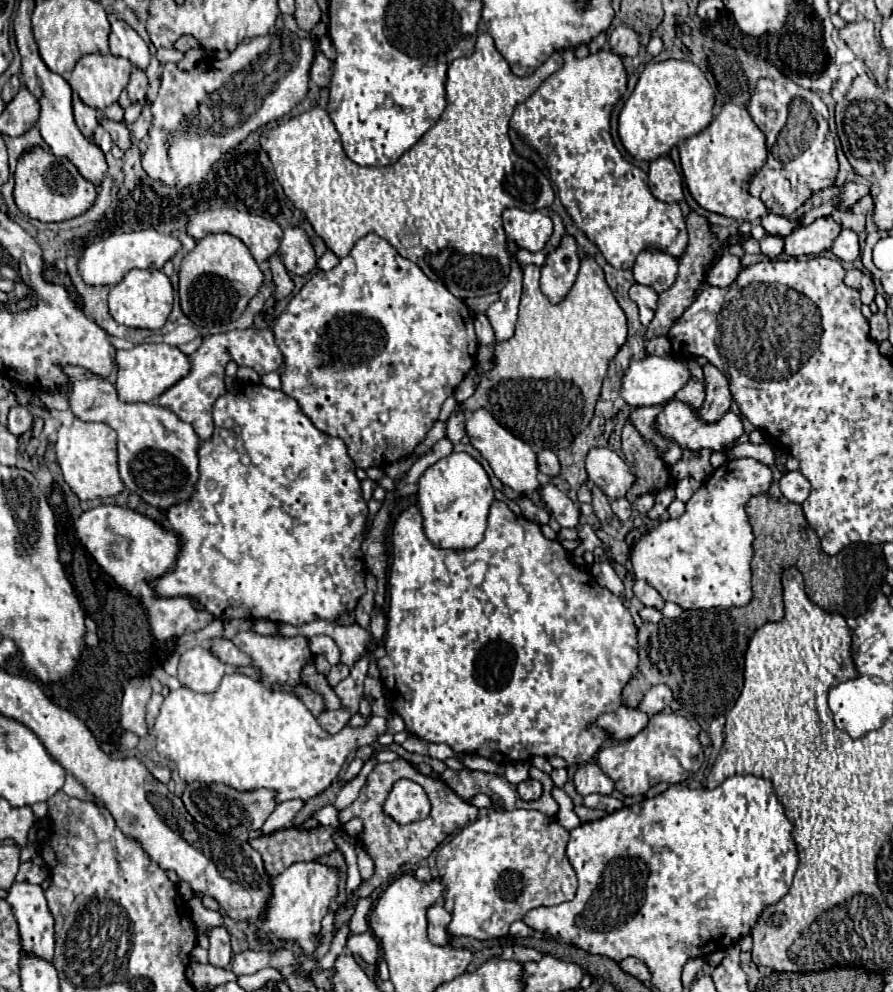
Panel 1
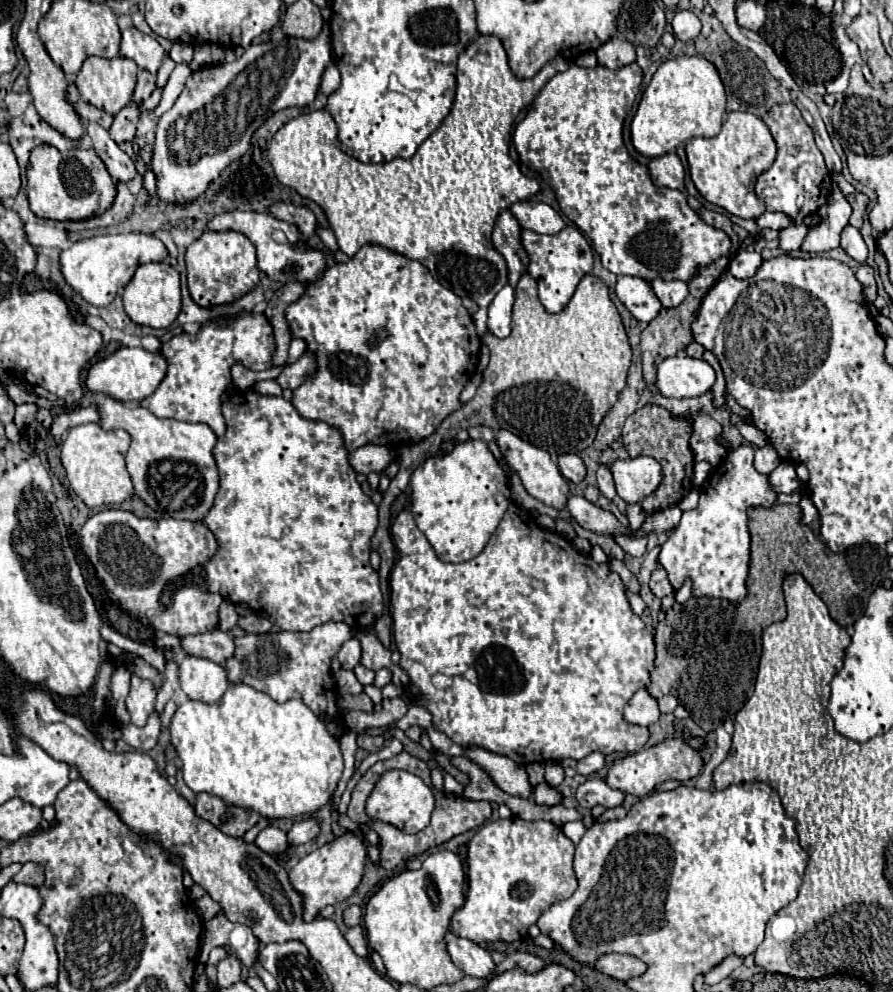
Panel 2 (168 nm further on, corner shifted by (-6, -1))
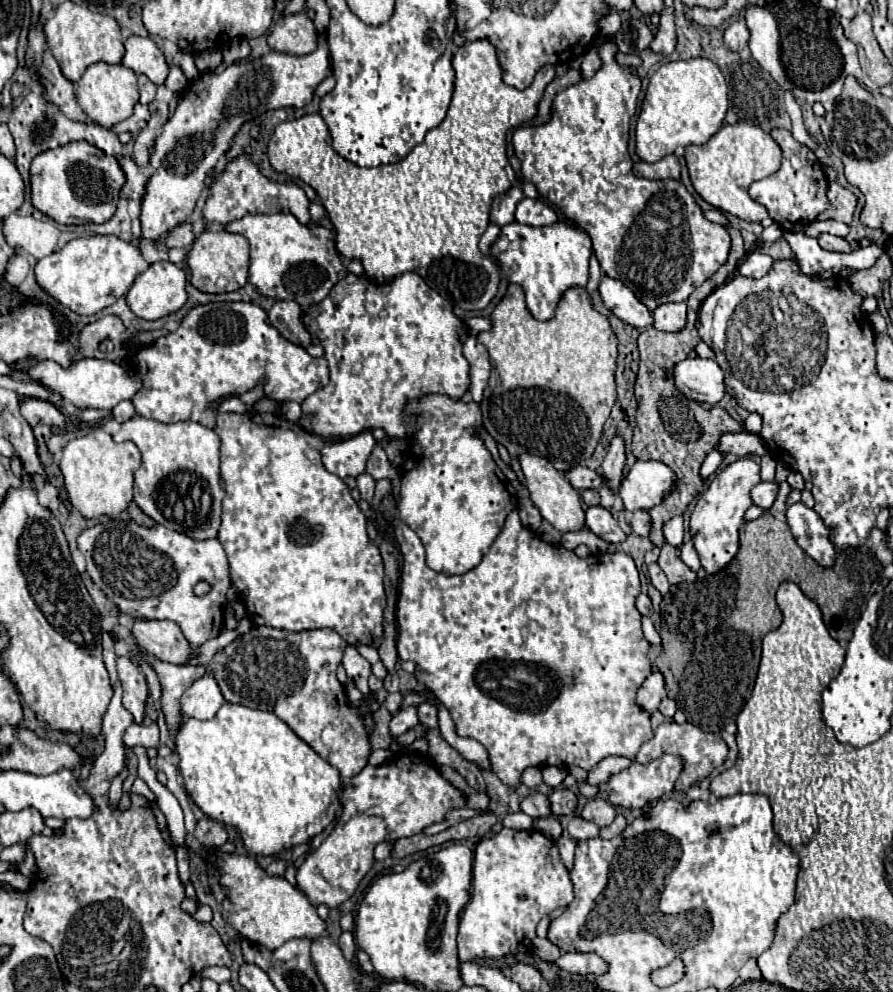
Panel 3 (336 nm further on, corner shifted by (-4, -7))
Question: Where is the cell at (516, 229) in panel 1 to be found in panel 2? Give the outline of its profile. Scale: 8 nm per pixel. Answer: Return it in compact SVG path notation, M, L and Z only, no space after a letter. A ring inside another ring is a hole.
M524 200L524 202L512 204L510 210L514 212L522 228L530 228L538 234L558 234L566 226L560 214L544 202Z

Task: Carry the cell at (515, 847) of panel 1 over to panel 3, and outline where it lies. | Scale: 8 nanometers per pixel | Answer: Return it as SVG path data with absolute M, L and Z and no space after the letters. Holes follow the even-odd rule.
M502 828L492 838L480 840L474 850L472 864L472 898L462 910L458 928L458 956L460 960L500 958L504 954L528 952L536 938L536 926L542 918L574 900L568 868L564 866L558 846L538 830L510 830Z

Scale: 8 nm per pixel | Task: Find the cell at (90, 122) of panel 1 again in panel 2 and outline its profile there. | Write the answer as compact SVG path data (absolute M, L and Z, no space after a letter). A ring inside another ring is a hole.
M88 124L86 134L90 136L92 148L102 158L112 178L116 178L118 182L130 182L138 174L134 160L126 152L120 150L120 146L108 136L108 132L102 126Z

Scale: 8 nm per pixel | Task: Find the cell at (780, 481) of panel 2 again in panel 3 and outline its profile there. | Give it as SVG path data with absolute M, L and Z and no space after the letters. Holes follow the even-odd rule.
M774 480L774 482L760 482L752 492L752 502L762 506L762 508L770 508L772 502L776 500L776 490L780 488L780 484Z

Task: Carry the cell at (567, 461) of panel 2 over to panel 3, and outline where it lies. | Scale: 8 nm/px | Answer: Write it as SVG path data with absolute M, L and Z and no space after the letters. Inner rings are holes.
M574 466L572 470L566 470L566 478L572 484L572 488L576 490L586 490L586 488L600 488L602 486L602 478L590 470L588 466Z

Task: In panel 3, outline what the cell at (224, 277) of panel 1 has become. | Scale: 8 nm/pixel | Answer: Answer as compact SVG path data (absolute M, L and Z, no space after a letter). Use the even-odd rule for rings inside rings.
M204 230L192 244L186 262L190 268L190 282L196 290L206 294L240 290L248 282L248 240L242 234L230 234L226 230Z

